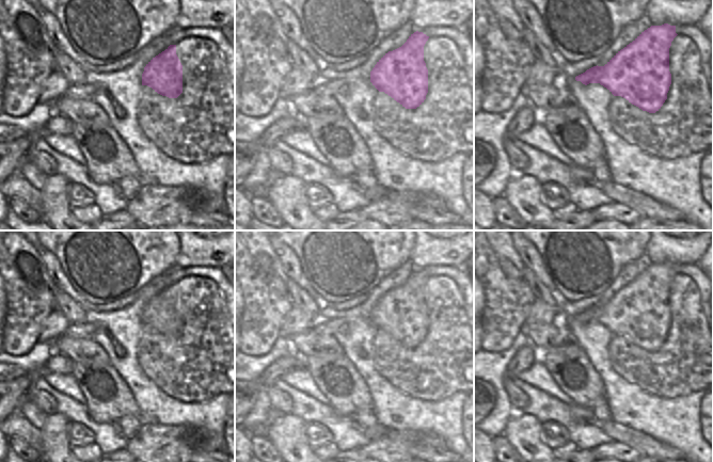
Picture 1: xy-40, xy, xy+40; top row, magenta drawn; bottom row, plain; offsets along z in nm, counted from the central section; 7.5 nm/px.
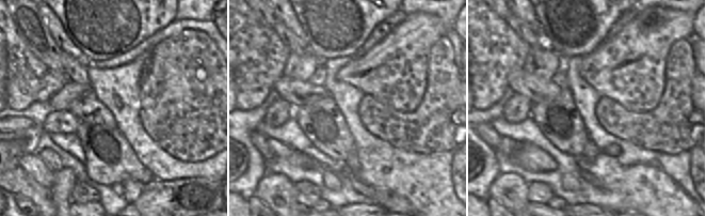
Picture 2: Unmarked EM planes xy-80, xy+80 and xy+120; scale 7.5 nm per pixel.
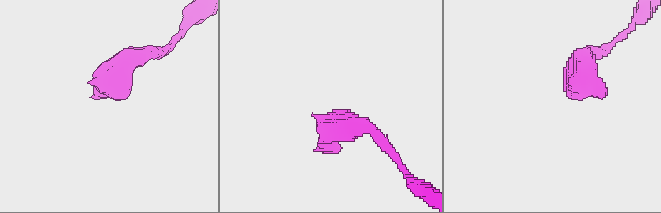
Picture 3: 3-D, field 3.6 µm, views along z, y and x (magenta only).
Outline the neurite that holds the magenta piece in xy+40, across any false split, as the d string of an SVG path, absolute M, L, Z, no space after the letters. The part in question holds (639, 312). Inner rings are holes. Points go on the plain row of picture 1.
M651 265L618 290L604 305L593 305L572 317L568 328L600 322L643 350L655 352L667 338L671 323L669 287L676 265Z

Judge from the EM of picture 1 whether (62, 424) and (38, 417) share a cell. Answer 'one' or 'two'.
two

